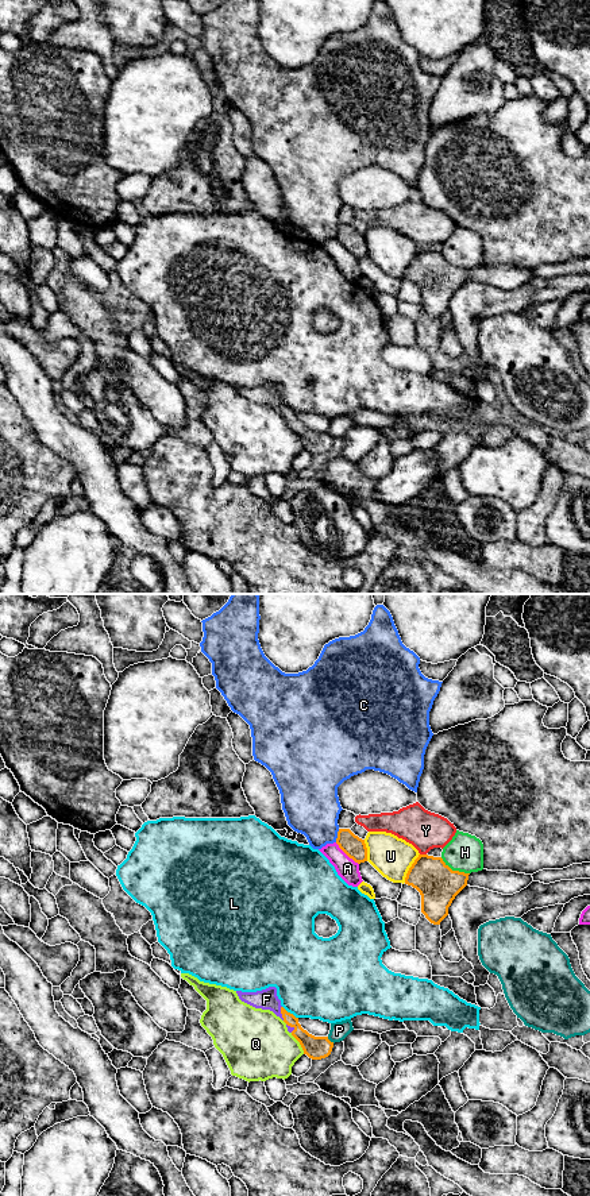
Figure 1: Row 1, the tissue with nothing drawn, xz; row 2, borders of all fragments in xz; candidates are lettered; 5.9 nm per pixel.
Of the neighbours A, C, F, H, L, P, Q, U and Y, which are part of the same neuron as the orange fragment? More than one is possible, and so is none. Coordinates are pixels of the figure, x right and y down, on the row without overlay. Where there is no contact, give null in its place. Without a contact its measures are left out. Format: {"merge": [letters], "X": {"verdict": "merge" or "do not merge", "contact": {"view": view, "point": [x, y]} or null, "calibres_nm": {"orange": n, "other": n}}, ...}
{"merge": ["F"], "A": {"verdict": "do not merge", "contact": {"view": "xz", "point": [347, 250]}, "calibres_nm": {"orange": 130, "other": 120}}, "C": {"verdict": "do not merge", "contact": {"view": "xz", "point": [338, 231]}, "calibres_nm": {"orange": 130, "other": 340}}, "F": {"verdict": "merge", "contact": {"view": "xz", "point": [281, 408]}, "calibres_nm": {"orange": 110, "other": 130}}, "H": {"verdict": "do not merge", "contact": {"view": "xz", "point": [455, 266]}, "calibres_nm": {"orange": 240, "other": 220}}, "L": {"verdict": "do not merge", "contact": {"view": "xz", "point": [289, 408]}, "calibres_nm": {"orange": 130, "other": 460}}, "P": {"verdict": "do not merge", "contact": {"view": "xz", "point": [330, 436]}, "calibres_nm": {"orange": 140, "other": 110}}, "Q": {"verdict": "do not merge", "contact": {"view": "xz", "point": [300, 439]}, "calibres_nm": {"orange": 140, "other": 400}}, "U": {"verdict": "do not merge", "contact": {"view": "xz", "point": [409, 263]}, "calibres_nm": {"orange": 240, "other": 240}}, "Y": {"verdict": "do not merge", "contact": {"view": "xz", "point": [423, 250]}, "calibres_nm": {"orange": 240, "other": 220}}}

